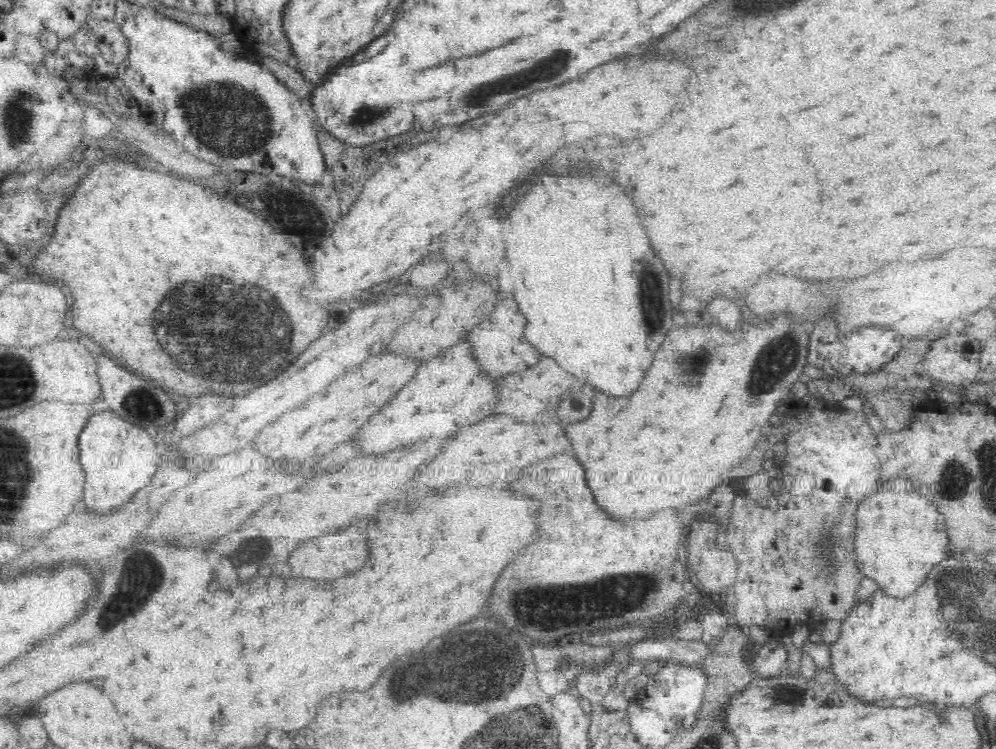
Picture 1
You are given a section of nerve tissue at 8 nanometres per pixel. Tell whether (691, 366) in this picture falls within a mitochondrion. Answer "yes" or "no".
yes

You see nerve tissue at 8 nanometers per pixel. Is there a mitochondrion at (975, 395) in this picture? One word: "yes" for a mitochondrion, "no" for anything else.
no

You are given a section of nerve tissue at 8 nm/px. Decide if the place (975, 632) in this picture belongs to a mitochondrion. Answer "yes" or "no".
yes

